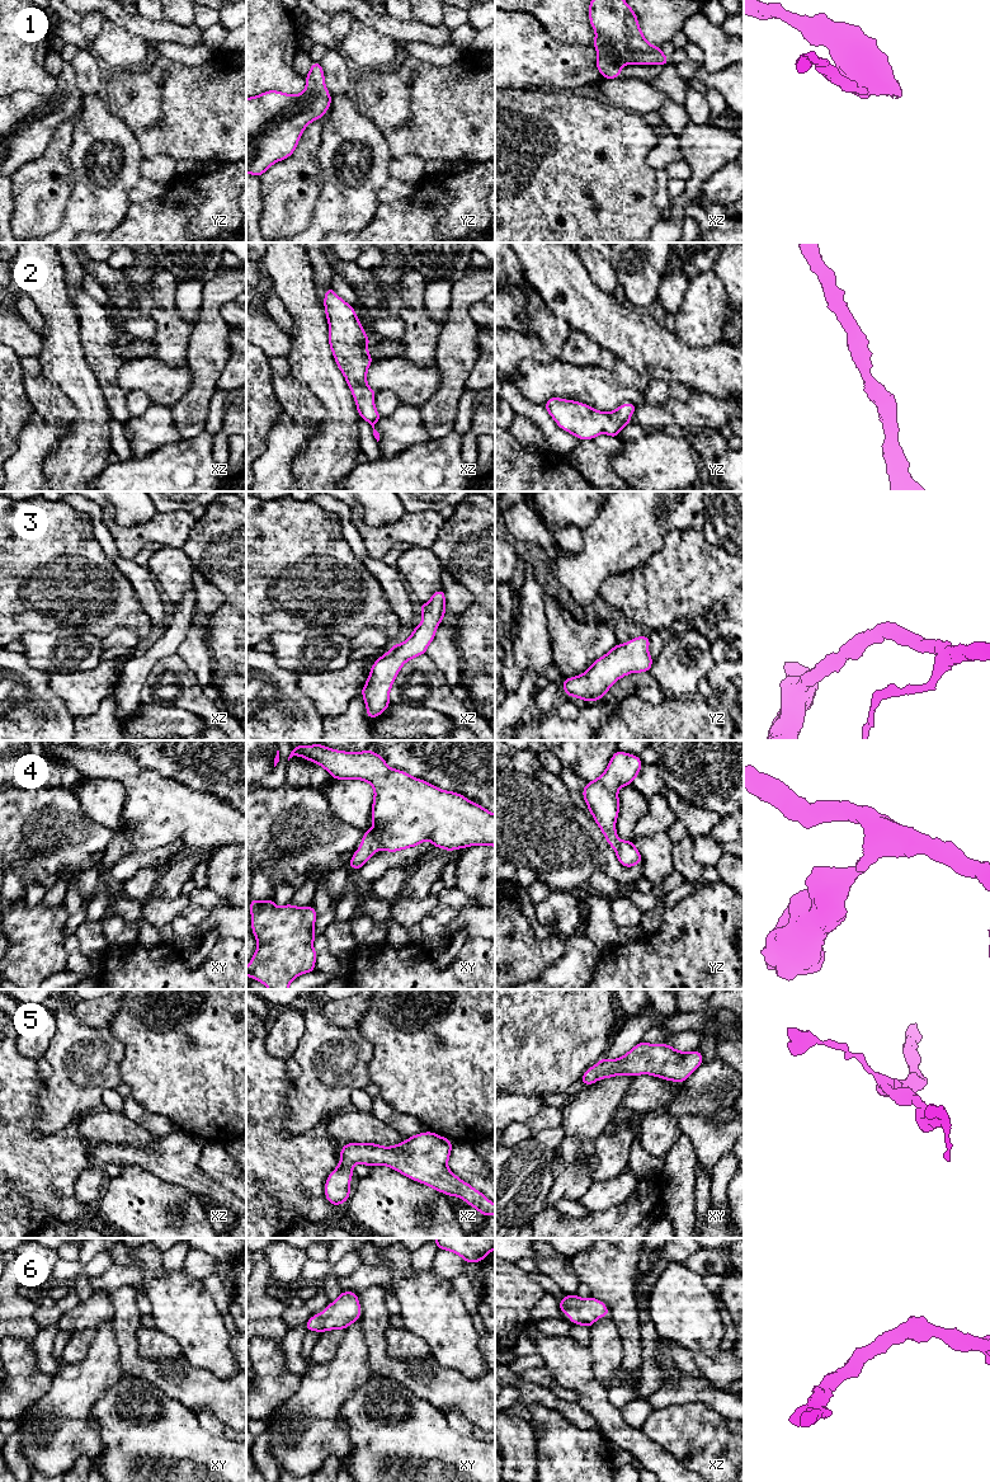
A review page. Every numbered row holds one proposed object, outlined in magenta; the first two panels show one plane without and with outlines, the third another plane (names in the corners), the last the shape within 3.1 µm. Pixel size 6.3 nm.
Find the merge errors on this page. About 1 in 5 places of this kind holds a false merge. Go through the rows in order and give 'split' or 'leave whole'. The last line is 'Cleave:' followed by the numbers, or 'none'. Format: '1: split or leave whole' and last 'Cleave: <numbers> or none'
1: leave whole
2: leave whole
3: leave whole
4: leave whole
5: leave whole
6: leave whole
Cleave: none

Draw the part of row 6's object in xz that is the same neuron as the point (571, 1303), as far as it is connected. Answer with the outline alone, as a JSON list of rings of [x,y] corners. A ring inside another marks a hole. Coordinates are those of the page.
[[[565,1294],[565,1298],[558,1302],[558,1307],[574,1325],[580,1326],[591,1327],[598,1318],[609,1316],[605,1304],[593,1297],[581,1299],[578,1294]]]

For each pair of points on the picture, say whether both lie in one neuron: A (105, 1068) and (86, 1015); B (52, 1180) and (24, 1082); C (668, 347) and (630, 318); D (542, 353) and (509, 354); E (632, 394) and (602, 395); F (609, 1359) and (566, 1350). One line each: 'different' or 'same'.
A: different
B: same
C: same
D: same
E: same
F: different

